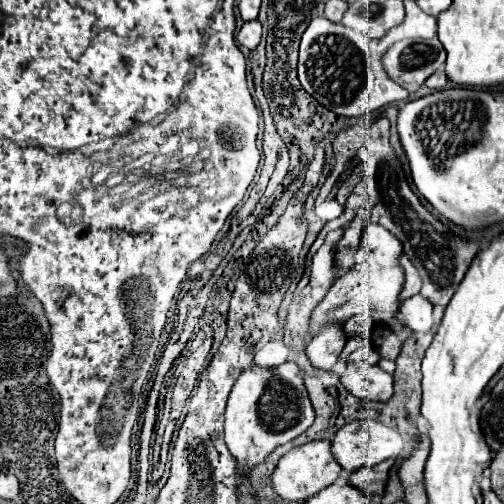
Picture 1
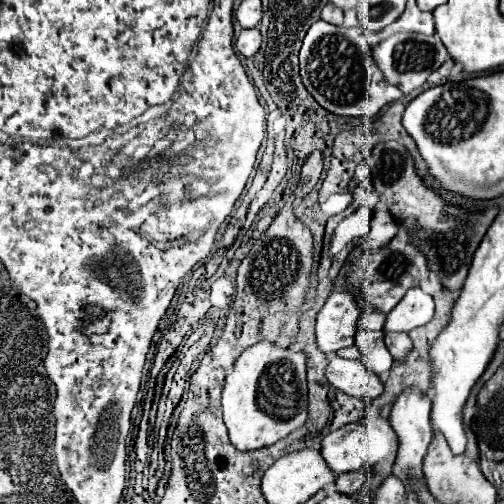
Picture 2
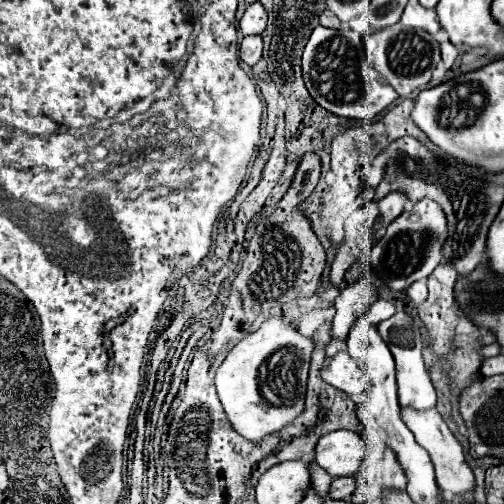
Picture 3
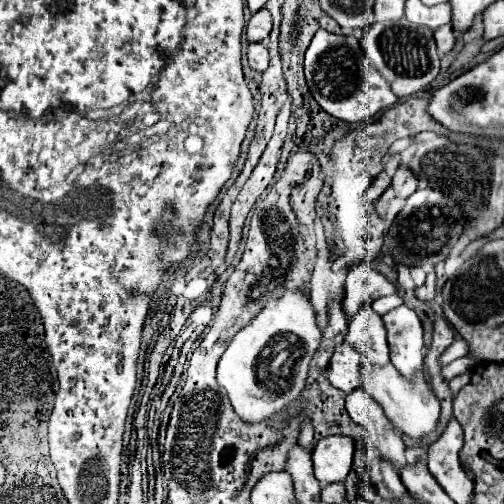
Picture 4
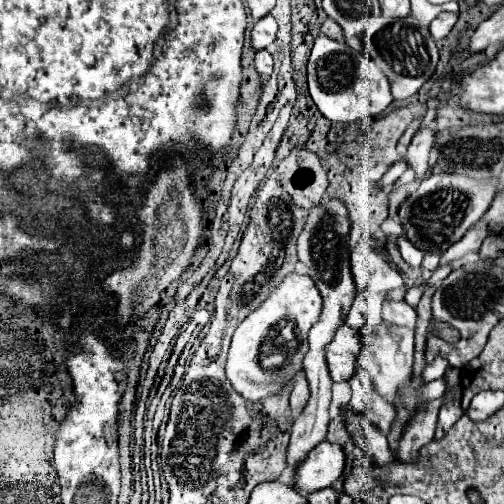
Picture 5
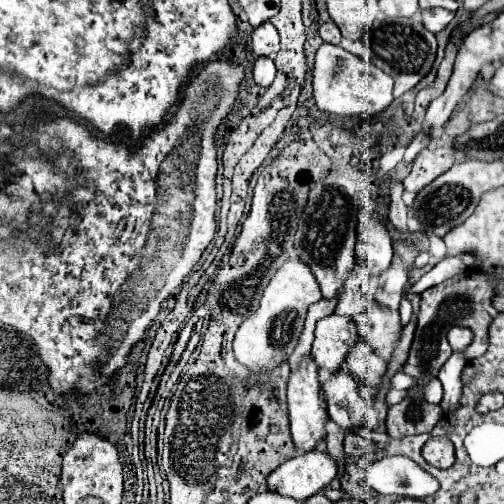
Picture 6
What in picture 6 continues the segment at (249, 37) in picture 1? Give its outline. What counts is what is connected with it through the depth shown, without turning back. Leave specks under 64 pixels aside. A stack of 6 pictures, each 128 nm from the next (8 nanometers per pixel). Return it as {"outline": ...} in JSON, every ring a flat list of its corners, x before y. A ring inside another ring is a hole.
{"outline":[[260,56,254,62,254,82,260,86,270,86,272,80,276,76,276,66,272,62,272,58,268,56]]}

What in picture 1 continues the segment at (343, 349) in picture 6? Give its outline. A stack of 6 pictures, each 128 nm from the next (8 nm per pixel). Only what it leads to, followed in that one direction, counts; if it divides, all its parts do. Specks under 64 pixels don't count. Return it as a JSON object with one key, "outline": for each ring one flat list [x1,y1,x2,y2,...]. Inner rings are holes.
{"outline":[[348,362,340,372,344,388,362,400,388,402,394,396,394,380,390,374,368,362]]}

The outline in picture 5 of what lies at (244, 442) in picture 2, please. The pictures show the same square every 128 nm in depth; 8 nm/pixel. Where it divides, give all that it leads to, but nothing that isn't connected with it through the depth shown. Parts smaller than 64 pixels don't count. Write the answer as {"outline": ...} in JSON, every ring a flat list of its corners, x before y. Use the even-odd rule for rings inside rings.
{"outline":[[290,274,284,278,284,282,268,296,268,300,248,314,244,322,236,328,232,336,232,344,228,350,228,360,226,360,226,378,234,386,234,390,244,396,244,400,256,404,262,402,268,396,278,394,288,382,294,380,294,376,302,370,302,360,308,352,308,332,312,324,320,318,320,308,322,308,322,296,318,288,314,286,310,276,300,276,300,274]]}

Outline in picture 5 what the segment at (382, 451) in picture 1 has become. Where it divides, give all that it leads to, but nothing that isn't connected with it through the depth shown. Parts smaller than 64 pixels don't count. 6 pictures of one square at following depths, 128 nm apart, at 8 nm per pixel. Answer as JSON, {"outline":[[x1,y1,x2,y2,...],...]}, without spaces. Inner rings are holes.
{"outline":[[320,442,294,472,294,488,302,494,332,486,344,472,346,454,340,444]]}

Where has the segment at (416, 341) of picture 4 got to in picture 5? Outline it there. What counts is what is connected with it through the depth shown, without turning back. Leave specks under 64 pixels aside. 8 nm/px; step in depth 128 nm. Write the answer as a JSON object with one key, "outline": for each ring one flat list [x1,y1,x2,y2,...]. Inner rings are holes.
{"outline":[[384,302,382,304,382,318,386,324,406,326,412,332,416,330,416,312,406,302]]}

